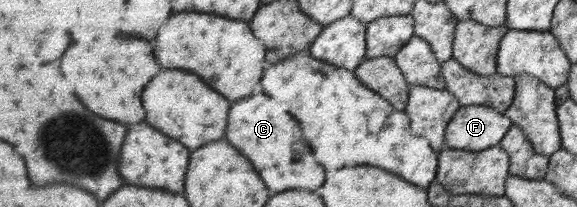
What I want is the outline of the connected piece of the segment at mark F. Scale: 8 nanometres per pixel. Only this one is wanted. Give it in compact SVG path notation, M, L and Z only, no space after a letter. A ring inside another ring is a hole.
M460 106L447 123L444 147L471 152L491 148L497 145L510 126L511 121L504 114L489 107Z

